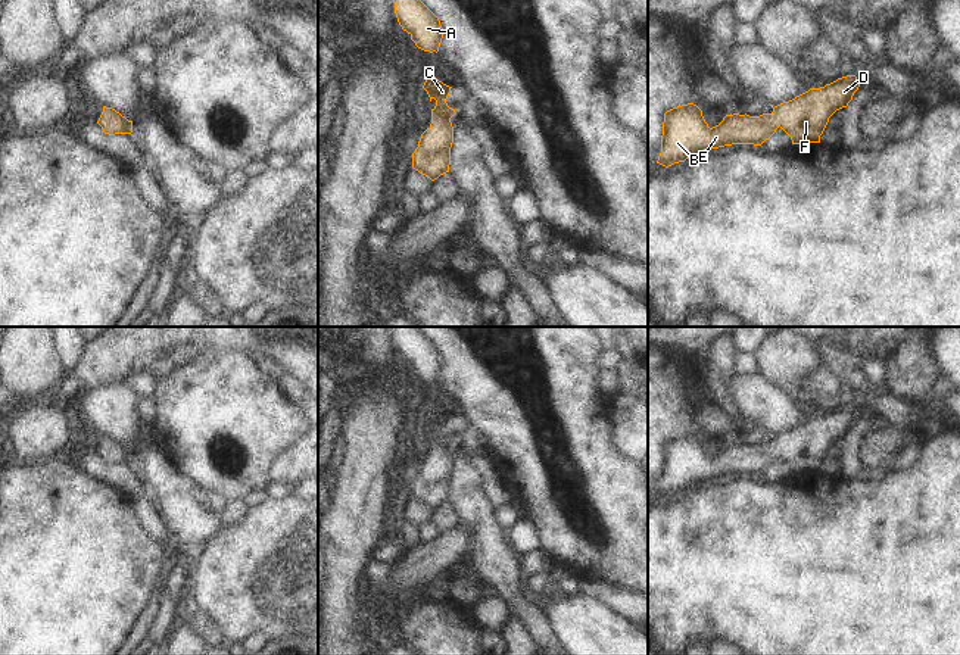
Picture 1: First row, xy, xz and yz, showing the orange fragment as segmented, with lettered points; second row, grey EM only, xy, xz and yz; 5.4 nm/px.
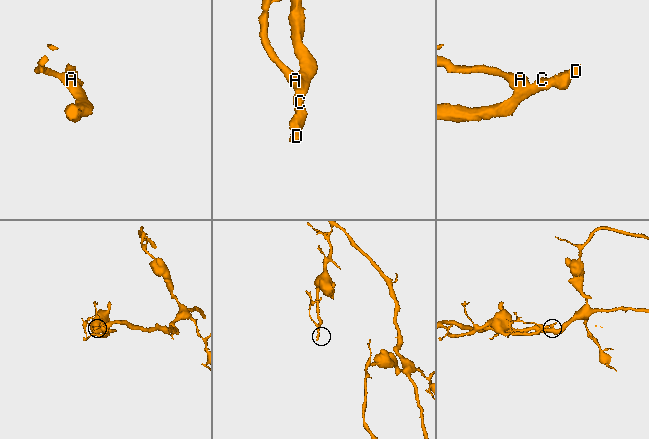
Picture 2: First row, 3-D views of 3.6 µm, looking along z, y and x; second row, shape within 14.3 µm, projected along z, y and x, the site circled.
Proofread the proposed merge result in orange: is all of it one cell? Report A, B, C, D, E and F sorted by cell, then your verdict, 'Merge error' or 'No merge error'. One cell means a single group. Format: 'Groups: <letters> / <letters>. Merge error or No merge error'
Groups: A B C D E F. No merge error

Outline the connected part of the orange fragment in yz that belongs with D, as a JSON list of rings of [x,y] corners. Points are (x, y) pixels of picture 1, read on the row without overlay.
[[[847,405],[774,436],[772,443],[726,445],[713,458],[696,434],[673,437],[664,443],[661,483],[657,493],[668,498],[699,481],[732,474],[761,475],[779,456],[791,467],[792,474],[820,472],[829,447],[848,436],[858,417],[857,406]]]

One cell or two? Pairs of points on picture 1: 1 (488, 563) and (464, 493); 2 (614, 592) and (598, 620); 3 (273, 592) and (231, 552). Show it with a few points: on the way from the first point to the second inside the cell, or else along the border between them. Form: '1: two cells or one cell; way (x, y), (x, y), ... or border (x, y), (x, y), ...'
1: one cell; way (488, 545), (486, 529), (476, 511)
2: two cells; border (580, 592), (600, 599), (632, 623)
3: one cell; way (262, 582), (242, 563)

